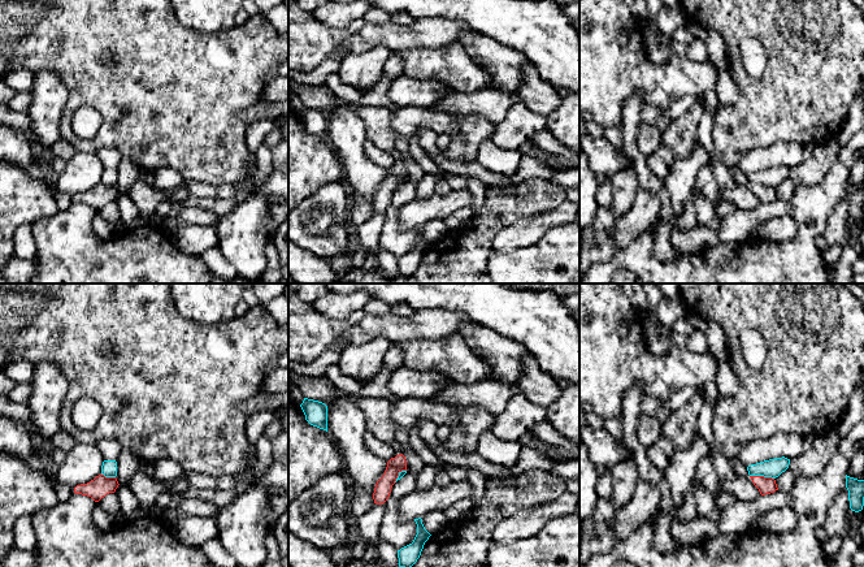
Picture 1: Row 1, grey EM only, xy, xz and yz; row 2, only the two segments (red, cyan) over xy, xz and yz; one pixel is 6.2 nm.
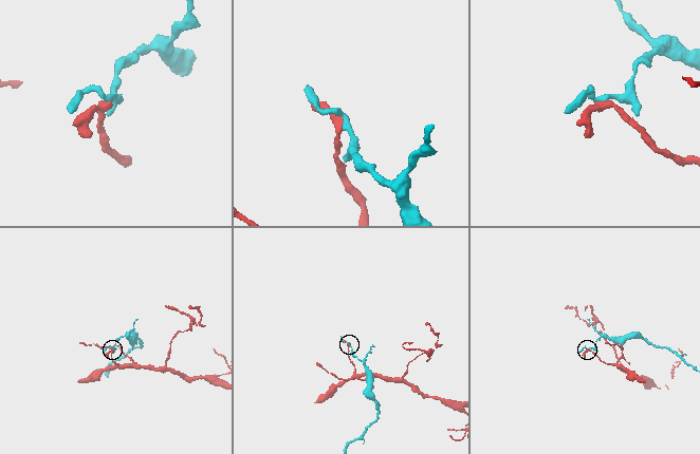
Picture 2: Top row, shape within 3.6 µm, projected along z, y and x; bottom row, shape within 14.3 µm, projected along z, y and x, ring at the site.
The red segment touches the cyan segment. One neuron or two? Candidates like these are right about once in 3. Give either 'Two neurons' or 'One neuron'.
Two neurons

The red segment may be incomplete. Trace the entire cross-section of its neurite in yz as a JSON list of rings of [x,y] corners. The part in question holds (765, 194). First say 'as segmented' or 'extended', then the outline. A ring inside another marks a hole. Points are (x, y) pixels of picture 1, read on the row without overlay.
as segmented; [[[750,185],[754,194],[759,198],[761,204],[774,202],[778,199],[776,189],[764,185]]]

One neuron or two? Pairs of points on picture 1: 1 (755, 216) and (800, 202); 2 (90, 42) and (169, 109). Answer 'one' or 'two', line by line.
1: two
2: one

